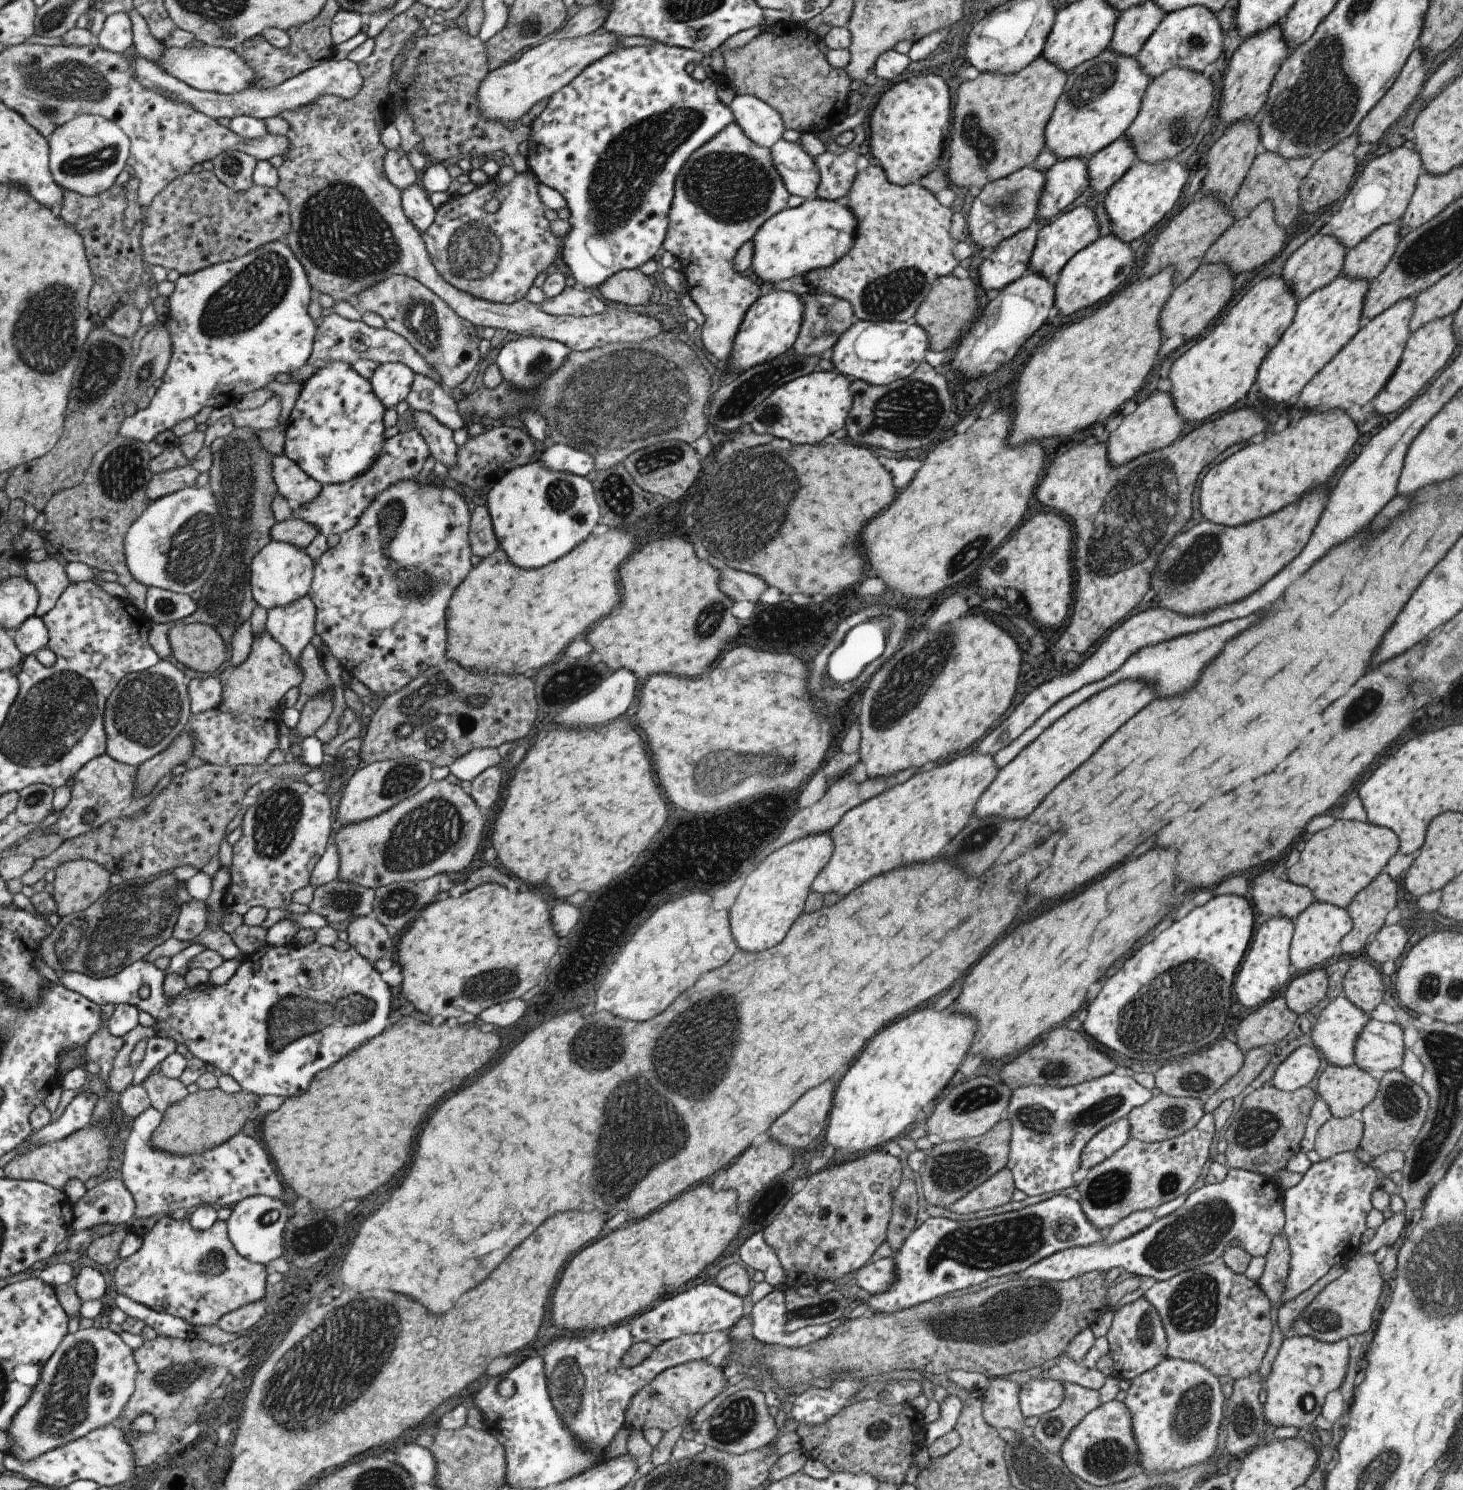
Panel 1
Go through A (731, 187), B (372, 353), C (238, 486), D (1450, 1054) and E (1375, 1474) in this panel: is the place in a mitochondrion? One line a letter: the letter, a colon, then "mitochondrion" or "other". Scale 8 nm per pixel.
A: mitochondrion
B: other
C: mitochondrion
D: mitochondrion
E: mitochondrion

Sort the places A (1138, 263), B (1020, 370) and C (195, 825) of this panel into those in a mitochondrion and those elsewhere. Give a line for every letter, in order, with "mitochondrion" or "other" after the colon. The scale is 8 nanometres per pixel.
A: other
B: other
C: other

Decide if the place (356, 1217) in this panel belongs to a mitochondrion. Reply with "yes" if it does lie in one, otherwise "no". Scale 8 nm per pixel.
no

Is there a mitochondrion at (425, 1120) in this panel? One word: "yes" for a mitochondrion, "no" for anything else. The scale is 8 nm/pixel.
no

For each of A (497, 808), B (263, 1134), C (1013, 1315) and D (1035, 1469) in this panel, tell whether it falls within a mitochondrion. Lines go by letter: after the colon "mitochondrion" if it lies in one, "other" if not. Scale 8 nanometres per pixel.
A: other
B: other
C: mitochondrion
D: mitochondrion

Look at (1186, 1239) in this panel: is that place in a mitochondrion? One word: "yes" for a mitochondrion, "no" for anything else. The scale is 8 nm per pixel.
yes

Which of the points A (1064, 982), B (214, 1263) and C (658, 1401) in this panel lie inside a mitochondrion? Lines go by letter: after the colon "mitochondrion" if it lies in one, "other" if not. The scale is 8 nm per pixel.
A: other
B: mitochondrion
C: other

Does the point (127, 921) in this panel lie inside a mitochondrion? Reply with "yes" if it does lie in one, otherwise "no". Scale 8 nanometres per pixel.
yes

